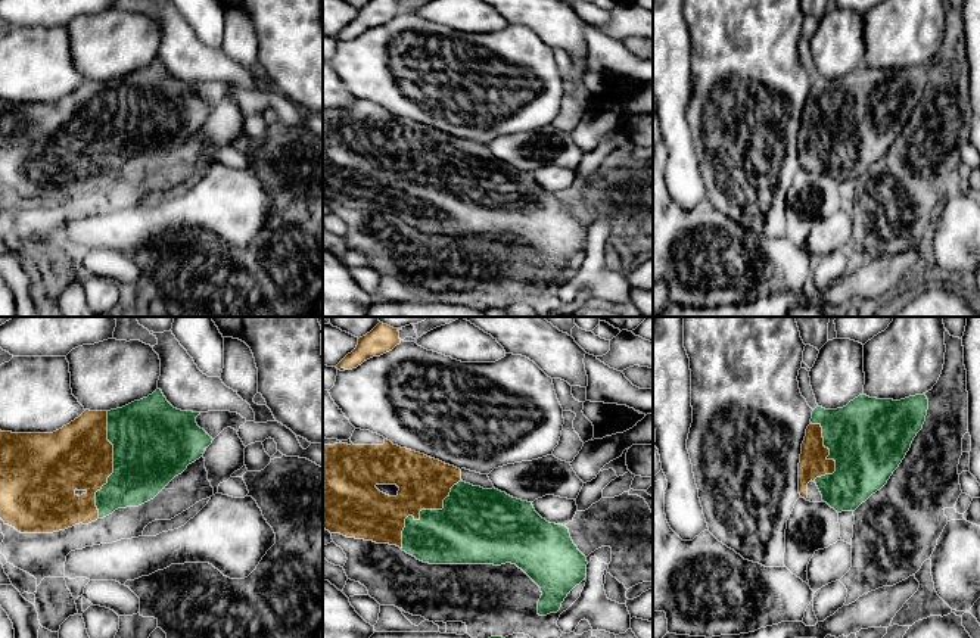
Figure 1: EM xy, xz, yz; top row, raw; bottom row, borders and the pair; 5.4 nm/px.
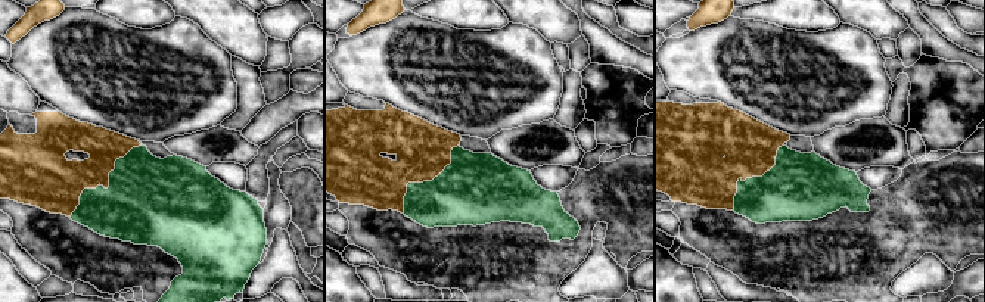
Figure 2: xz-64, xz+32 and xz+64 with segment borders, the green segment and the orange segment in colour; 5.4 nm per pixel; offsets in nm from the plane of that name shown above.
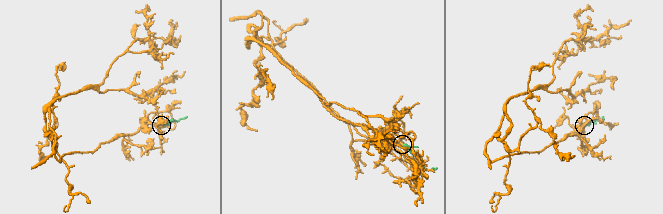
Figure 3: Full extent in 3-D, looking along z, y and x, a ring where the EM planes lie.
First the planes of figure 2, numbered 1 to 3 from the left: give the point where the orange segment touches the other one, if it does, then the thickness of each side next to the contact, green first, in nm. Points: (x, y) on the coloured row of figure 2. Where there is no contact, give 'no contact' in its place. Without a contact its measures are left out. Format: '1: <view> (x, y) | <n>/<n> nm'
1: xz-64 (109, 186) | 480/220 nm
2: xz+32 (423, 181) | 360/300 nm
3: xz+64 (752, 177) | 360/300 nm

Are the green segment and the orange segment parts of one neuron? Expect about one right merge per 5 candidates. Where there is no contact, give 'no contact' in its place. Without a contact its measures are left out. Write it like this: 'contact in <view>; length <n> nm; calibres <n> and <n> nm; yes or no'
contact in xy; length 600 nm; calibres 440 and 360 nm; yes

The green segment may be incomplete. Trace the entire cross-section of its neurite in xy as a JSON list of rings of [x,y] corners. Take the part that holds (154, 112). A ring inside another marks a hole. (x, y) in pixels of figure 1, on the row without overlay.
[[[161,59],[147,68],[111,81],[85,80],[53,103],[0,100],[0,189],[21,203],[53,203],[88,194],[118,178],[139,177],[153,169],[189,134],[203,127],[212,108],[197,96],[200,83],[174,78]]]

